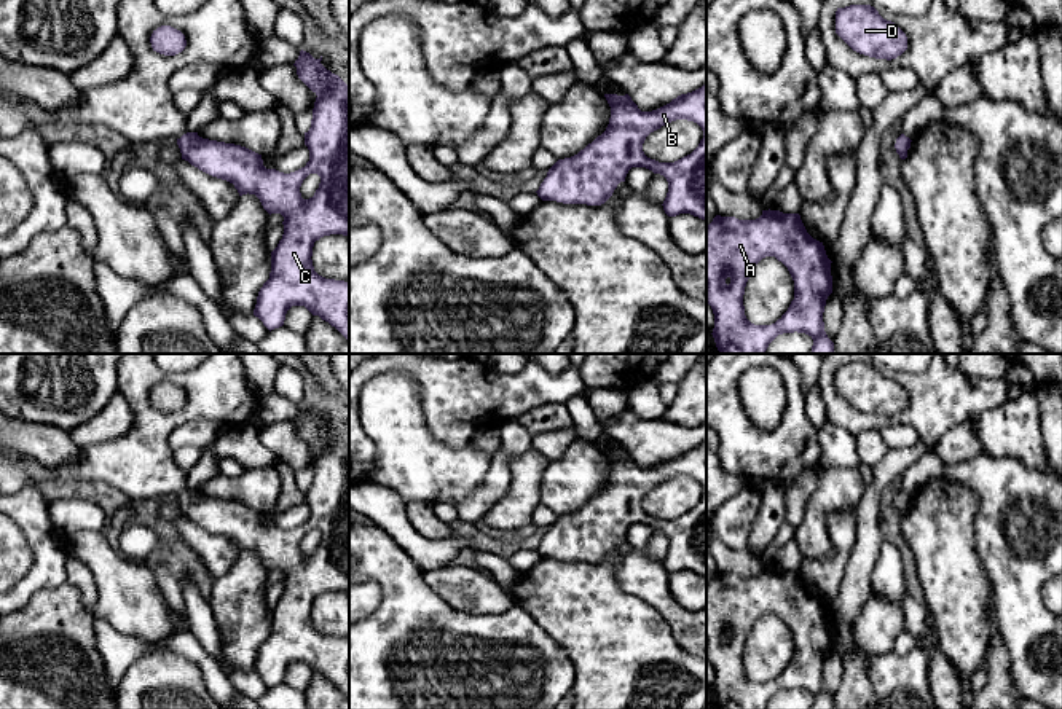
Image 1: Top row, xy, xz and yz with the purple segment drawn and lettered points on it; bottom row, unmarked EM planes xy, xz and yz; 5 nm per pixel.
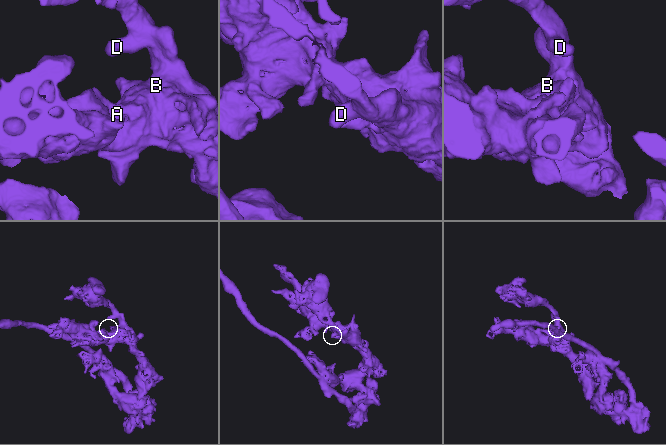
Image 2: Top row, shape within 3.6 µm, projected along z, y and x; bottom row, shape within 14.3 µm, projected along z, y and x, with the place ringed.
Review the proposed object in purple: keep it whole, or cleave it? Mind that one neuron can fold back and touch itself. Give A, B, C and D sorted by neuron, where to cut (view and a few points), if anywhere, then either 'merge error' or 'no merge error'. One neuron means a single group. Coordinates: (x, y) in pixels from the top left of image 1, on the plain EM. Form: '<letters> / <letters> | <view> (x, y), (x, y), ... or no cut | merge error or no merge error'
A B C D | no cut | no merge error

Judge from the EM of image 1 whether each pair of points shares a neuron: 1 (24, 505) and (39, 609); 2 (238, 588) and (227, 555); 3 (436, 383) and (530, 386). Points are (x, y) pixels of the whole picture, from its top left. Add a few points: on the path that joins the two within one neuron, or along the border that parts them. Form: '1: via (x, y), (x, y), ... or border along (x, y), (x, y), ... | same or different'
1: border along (66, 580), (39, 590), (16, 611) | different
2: border along (241, 553), (214, 580) | different
3: via (460, 386), (506, 386) | same

